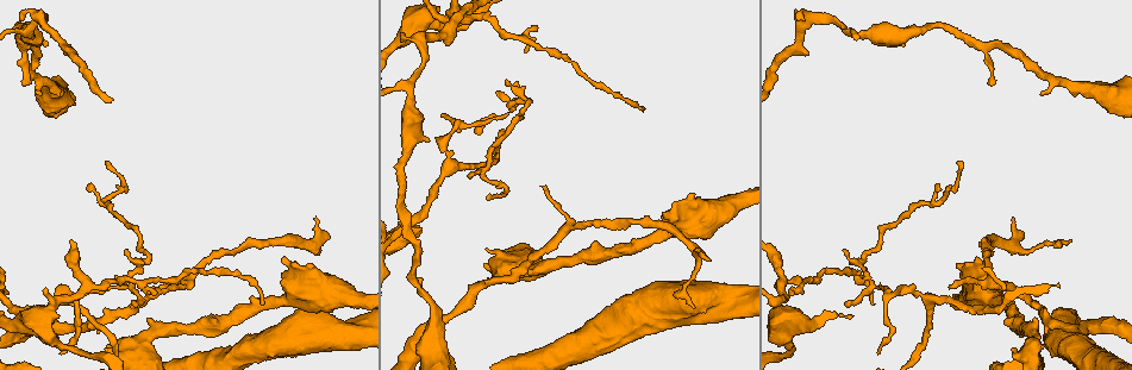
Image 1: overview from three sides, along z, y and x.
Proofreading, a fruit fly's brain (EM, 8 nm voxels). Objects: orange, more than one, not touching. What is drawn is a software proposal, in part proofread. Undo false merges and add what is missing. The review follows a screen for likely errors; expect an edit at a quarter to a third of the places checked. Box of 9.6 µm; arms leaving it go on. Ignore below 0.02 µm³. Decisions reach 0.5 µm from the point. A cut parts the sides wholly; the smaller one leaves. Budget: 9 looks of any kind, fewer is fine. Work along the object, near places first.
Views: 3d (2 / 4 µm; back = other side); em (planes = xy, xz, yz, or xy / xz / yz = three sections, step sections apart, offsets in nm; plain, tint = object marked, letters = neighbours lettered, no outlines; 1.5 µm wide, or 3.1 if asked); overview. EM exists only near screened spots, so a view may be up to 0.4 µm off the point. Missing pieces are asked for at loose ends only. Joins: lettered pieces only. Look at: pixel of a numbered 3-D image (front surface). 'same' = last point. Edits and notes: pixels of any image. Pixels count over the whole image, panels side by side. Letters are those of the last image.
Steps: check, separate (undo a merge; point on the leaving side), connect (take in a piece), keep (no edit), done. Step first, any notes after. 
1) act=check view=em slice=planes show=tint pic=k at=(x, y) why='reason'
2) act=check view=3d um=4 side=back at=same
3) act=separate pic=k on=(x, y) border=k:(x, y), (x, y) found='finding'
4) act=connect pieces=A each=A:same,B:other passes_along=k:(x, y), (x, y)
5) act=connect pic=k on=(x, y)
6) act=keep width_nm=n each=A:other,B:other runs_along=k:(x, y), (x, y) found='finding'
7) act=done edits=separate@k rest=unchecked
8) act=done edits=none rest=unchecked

act=check view=em slice=planes show=letters pic=1 at=(790, 292) why='branch stops here'

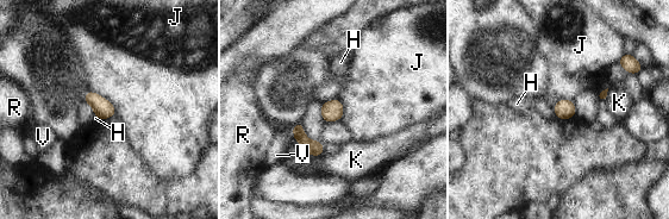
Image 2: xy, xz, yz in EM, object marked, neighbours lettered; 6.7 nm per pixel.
act=keep longest_contact=J:220nm each=H:other,J:other,K:other,R:other,V:other border=2:(93, 91), (104, 97), (117, 113) found='none of them fits'

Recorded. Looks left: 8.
act=check view=em slice=planes show=letters pic=1 at=(160, 286) why='tapers out'

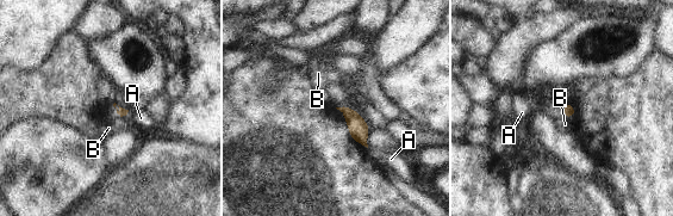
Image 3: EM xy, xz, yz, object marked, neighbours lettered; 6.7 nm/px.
act=keep each=A:other,B:other border=3:(125, 115), (120, 117) found='no lettered piece goes on from it'

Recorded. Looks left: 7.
act=check view=3d um=4 side=back pic=1 at=(448, 163) why='thin neck'

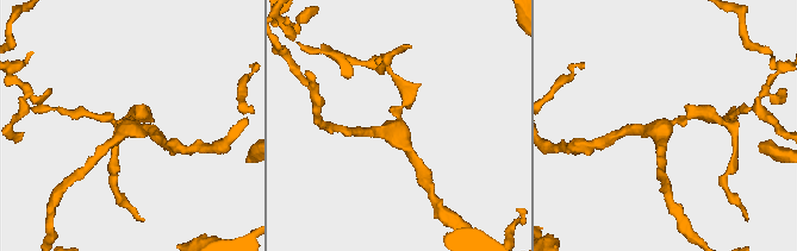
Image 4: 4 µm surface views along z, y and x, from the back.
act=check view=em slice=planes show=letters pic=4 at=(398, 129) arms=3

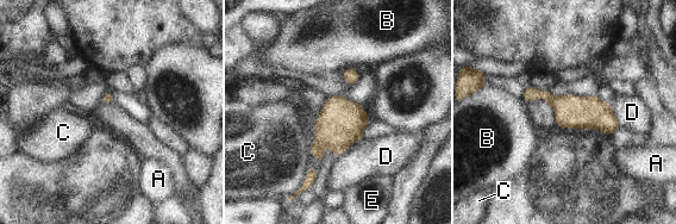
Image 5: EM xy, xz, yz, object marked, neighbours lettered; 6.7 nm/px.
act=keep each=A:other,B:other,C:other,D:other,E:other border=5:(310, 167), (304, 184), (296, 190) found='continuous, no second neuron'

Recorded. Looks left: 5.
act=check view=em slice=planes show=letters pic=1 at=(780, 303) why='sudden change in width'

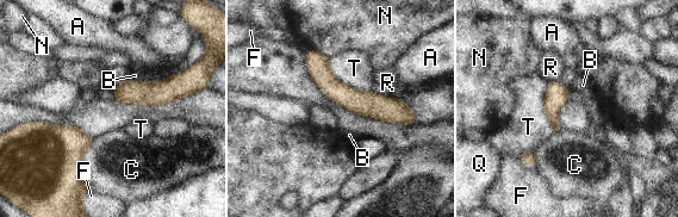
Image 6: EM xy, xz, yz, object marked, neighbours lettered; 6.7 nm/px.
act=keep longest_contact=T:380nm each=A:other,B:other,C:other,F:other,N:other,Q:other,R:other,T:other runs_along=6:(309, 54), (347, 97), (408, 113) found='continuous, no second neuron'

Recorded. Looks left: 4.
act=done edits=none rest=unchecked

